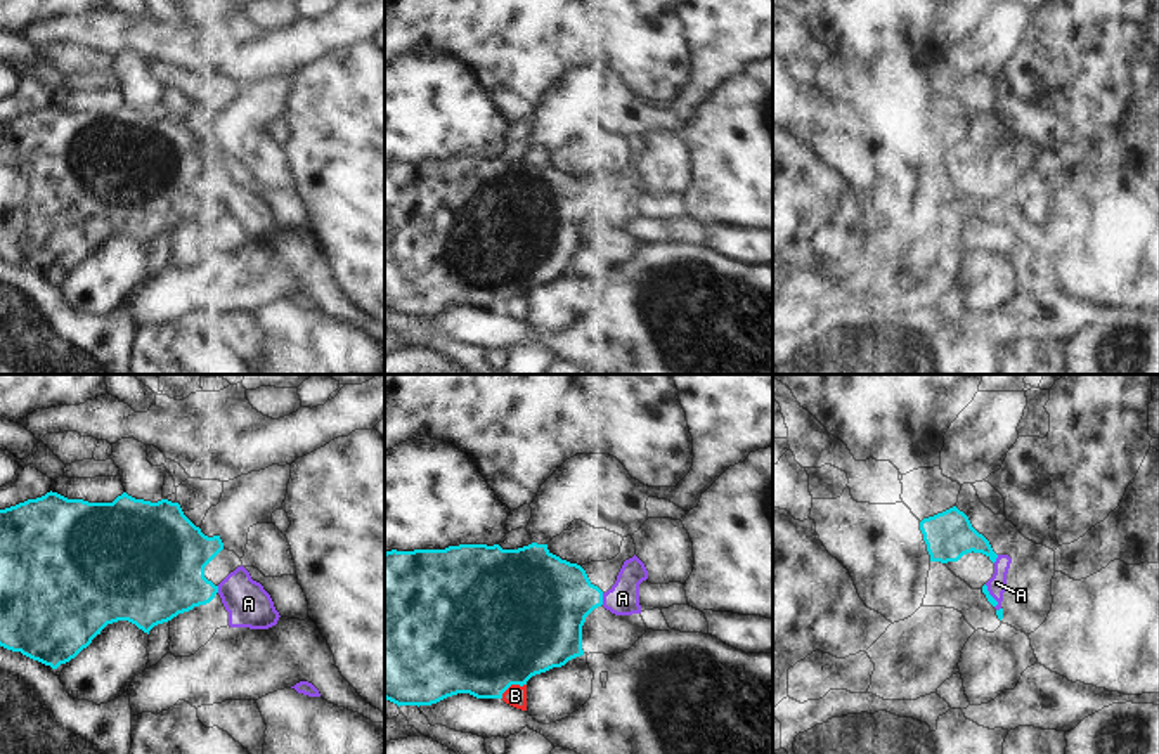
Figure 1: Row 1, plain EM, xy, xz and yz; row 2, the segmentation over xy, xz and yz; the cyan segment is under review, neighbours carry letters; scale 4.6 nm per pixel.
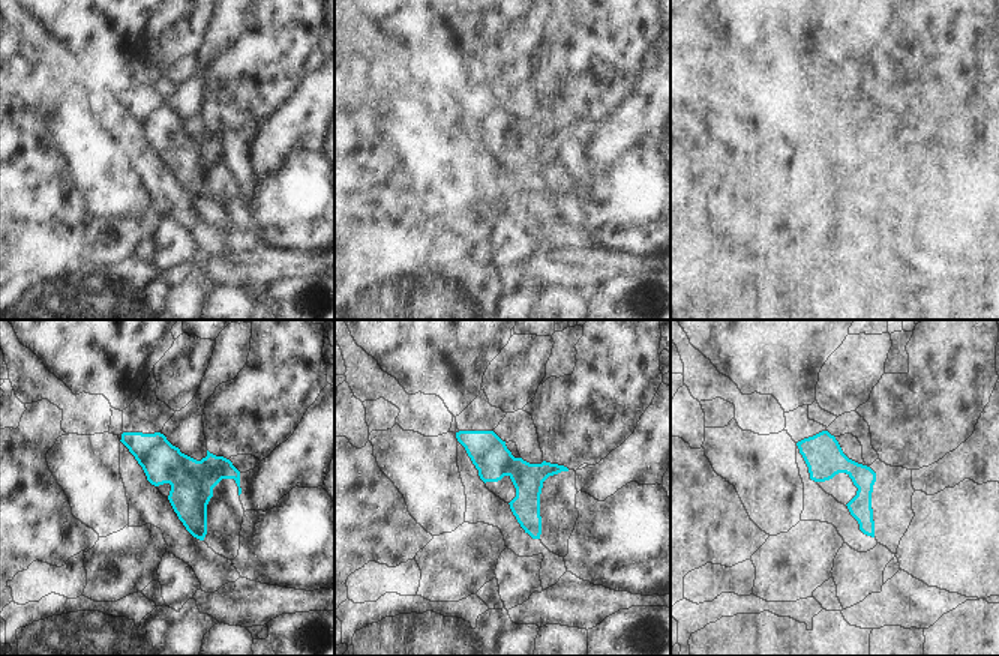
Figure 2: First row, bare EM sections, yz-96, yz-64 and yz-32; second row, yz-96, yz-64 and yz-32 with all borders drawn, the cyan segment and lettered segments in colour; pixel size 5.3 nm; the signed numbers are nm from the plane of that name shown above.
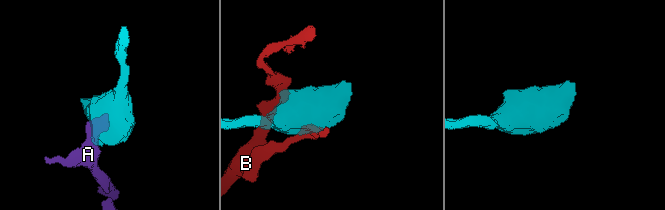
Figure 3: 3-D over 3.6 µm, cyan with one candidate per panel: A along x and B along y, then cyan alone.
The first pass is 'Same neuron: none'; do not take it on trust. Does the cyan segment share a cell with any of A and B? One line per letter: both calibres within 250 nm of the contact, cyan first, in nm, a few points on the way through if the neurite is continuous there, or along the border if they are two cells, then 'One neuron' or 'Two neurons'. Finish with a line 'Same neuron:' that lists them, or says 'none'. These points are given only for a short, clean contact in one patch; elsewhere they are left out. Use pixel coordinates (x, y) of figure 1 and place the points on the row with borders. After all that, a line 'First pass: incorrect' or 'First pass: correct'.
A: Thickness 380 nm (cyan) against 150 nm. Boundary: xz (602, 593), (603, 604). Two neurons
B: Thickness 500 nm (cyan) against 100 nm. Two neurons
Same neuron: none.
First pass: correct

